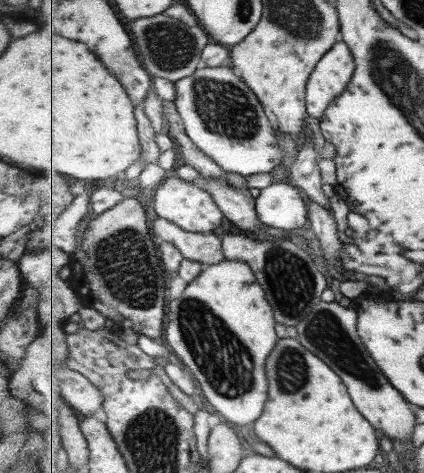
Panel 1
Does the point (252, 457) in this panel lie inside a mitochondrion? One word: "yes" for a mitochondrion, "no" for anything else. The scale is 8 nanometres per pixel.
no

